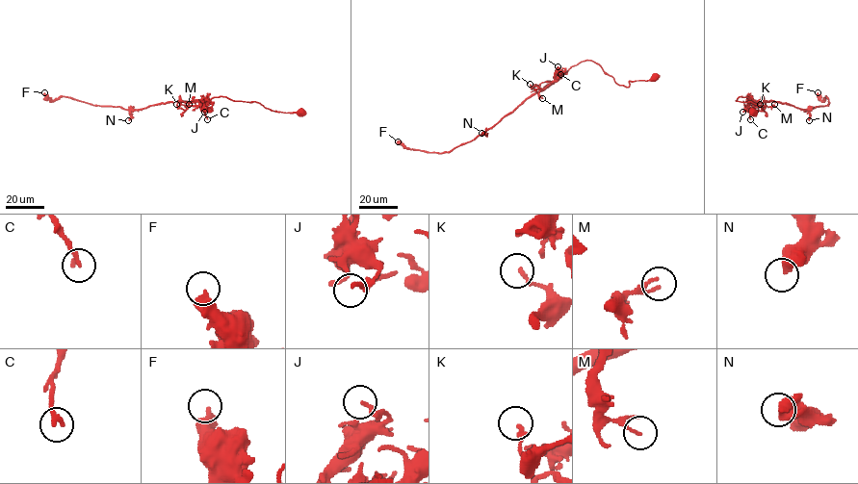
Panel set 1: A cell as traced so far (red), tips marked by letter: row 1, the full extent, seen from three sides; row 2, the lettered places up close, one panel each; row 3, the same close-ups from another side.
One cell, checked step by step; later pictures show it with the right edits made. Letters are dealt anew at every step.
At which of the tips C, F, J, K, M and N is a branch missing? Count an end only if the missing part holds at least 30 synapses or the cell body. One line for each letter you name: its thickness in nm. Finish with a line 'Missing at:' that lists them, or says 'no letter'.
Missing at: no letter

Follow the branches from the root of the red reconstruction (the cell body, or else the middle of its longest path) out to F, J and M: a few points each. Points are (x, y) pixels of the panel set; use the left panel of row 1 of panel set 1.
F: (300, 112), (272, 111), (255, 101), (222, 96), (124, 110), (64, 96), (51, 100), (44, 92)
J: (300, 112), (272, 111), (255, 101), (232, 100), (222, 96), (203, 101), (201, 110), (206, 111), (204, 112)
M: (300, 112), (272, 111), (255, 101), (232, 100), (222, 96), (185, 107), (189, 104)

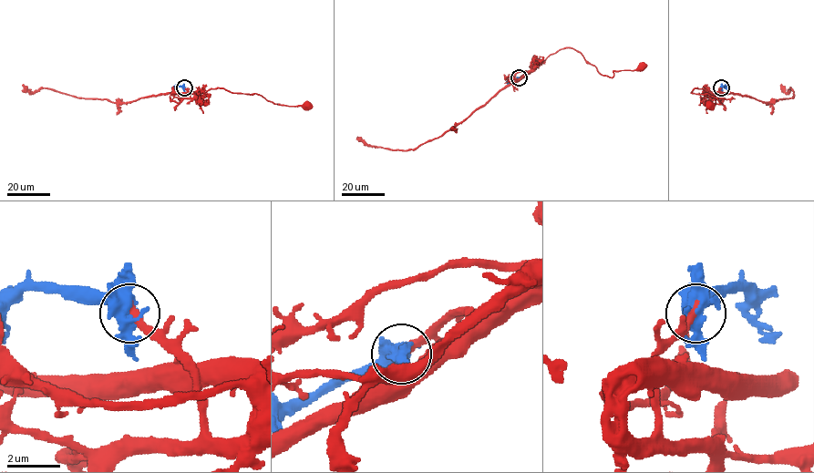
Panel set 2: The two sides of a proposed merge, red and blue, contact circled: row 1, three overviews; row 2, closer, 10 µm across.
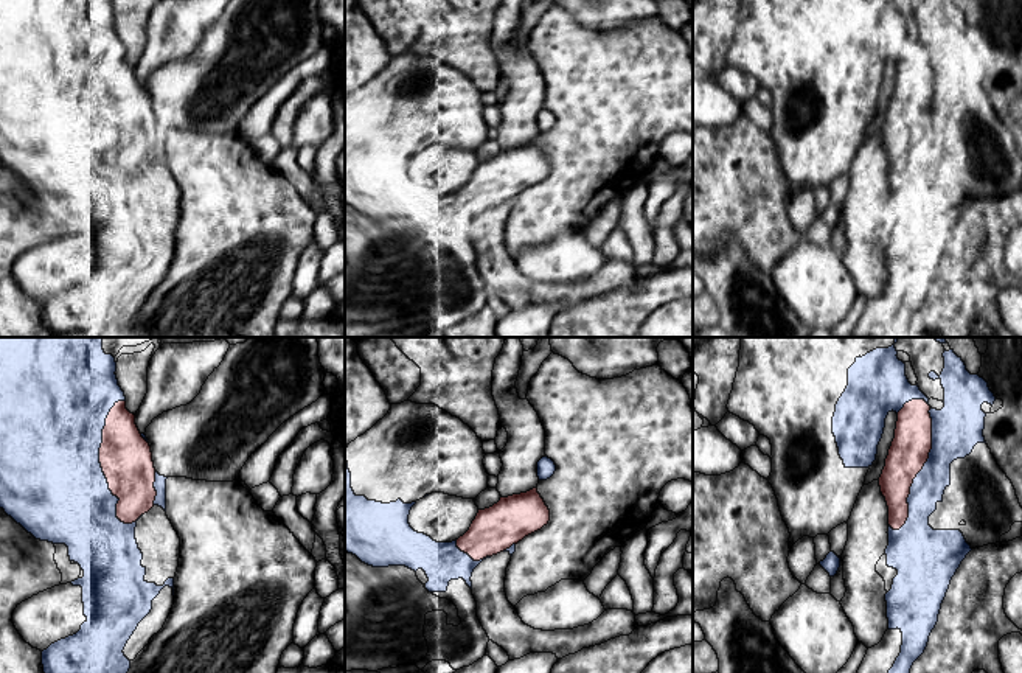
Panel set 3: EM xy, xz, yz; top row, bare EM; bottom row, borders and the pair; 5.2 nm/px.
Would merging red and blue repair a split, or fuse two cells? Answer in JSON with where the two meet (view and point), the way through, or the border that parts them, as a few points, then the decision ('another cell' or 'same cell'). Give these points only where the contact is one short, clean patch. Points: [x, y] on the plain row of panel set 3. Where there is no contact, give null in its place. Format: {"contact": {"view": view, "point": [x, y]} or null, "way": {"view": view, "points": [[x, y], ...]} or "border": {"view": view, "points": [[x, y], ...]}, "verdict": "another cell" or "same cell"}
{"contact": {"view": "xy", "point": [100, 114]}, "verdict": "same cell"}

